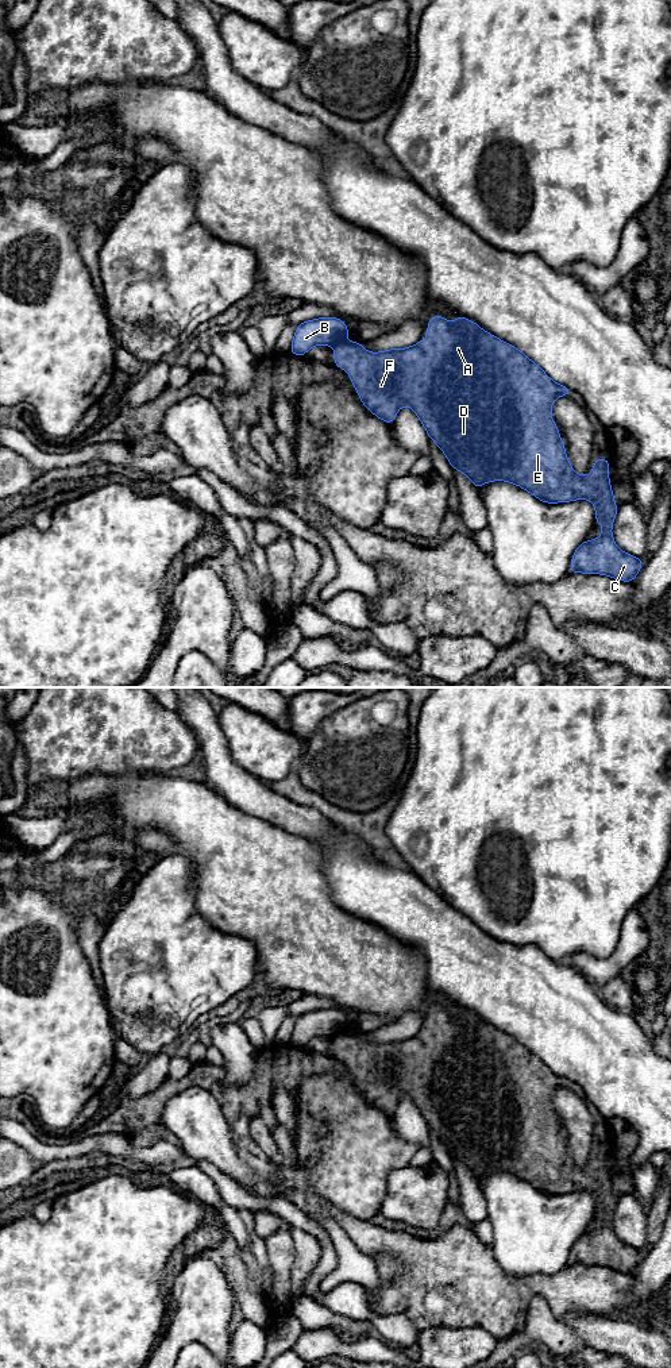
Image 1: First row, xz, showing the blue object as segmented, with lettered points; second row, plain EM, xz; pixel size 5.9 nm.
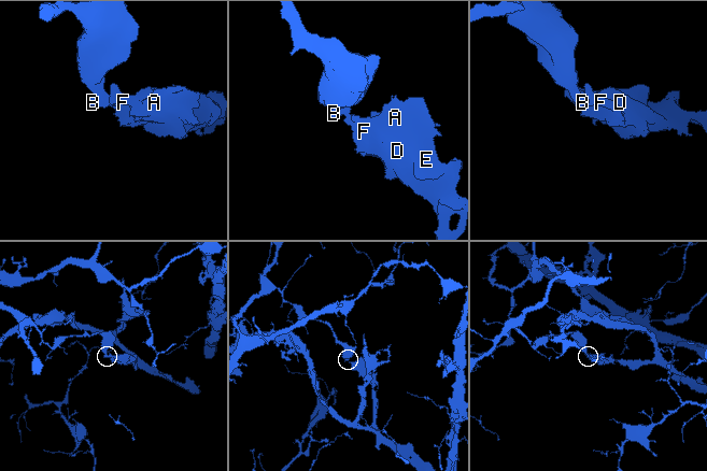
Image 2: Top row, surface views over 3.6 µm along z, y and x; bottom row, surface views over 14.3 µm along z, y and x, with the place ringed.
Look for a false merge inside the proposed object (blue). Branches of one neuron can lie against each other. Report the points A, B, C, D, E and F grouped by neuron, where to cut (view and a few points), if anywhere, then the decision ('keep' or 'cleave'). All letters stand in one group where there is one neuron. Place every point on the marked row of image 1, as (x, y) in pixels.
groups A C D E F / B; cut xz (343, 340), (335, 346); cleave

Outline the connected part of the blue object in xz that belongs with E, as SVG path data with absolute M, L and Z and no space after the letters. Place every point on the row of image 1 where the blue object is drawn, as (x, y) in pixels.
M459 313L456 316L456 323L440 315L431 317L425 334L428 339L402 350L367 352L358 342L340 342L335 346L335 366L348 371L363 405L385 423L393 424L398 409L409 405L454 470L466 474L477 489L486 482L506 481L525 489L541 502L556 504L582 498L591 501L595 505L595 524L603 525L602 533L597 540L586 539L575 550L568 573L602 574L630 583L644 559L621 551L613 540L612 527L618 506L614 504L609 481L610 463L608 458L597 458L590 475L576 474L567 459L558 425L551 417L552 402L559 396L571 396L572 390L554 382L539 365L514 346L483 331L464 316Z

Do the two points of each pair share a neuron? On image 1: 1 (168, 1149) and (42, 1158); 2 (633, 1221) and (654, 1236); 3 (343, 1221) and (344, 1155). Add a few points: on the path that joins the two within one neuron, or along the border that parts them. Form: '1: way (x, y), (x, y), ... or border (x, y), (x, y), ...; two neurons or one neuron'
1: way (137, 1152), (112, 1143), (91, 1143), (73, 1149); one neuron
2: border (646, 1207), (647, 1248); two neurons
3: border (316, 1194), (354, 1216), (370, 1220); two neurons

